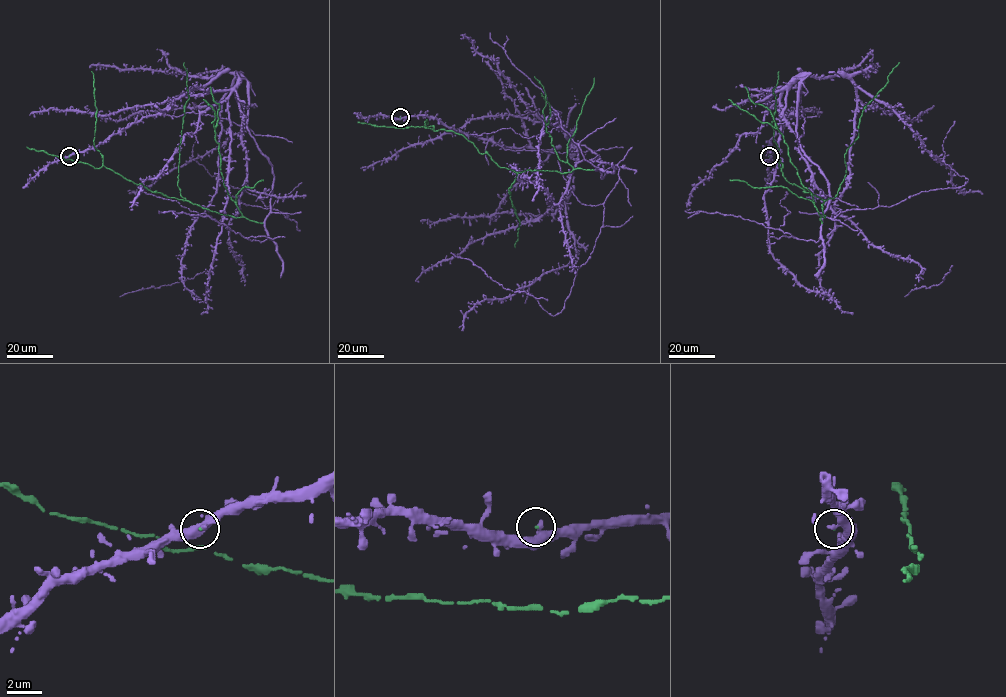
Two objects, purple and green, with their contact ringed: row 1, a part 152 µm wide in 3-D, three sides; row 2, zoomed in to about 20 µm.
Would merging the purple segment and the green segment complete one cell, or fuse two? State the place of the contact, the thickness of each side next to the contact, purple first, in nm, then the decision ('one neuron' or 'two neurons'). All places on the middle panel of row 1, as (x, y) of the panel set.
at (400, 117); 300 nm thick on the purple side, 70 nm on the other; one neuron

